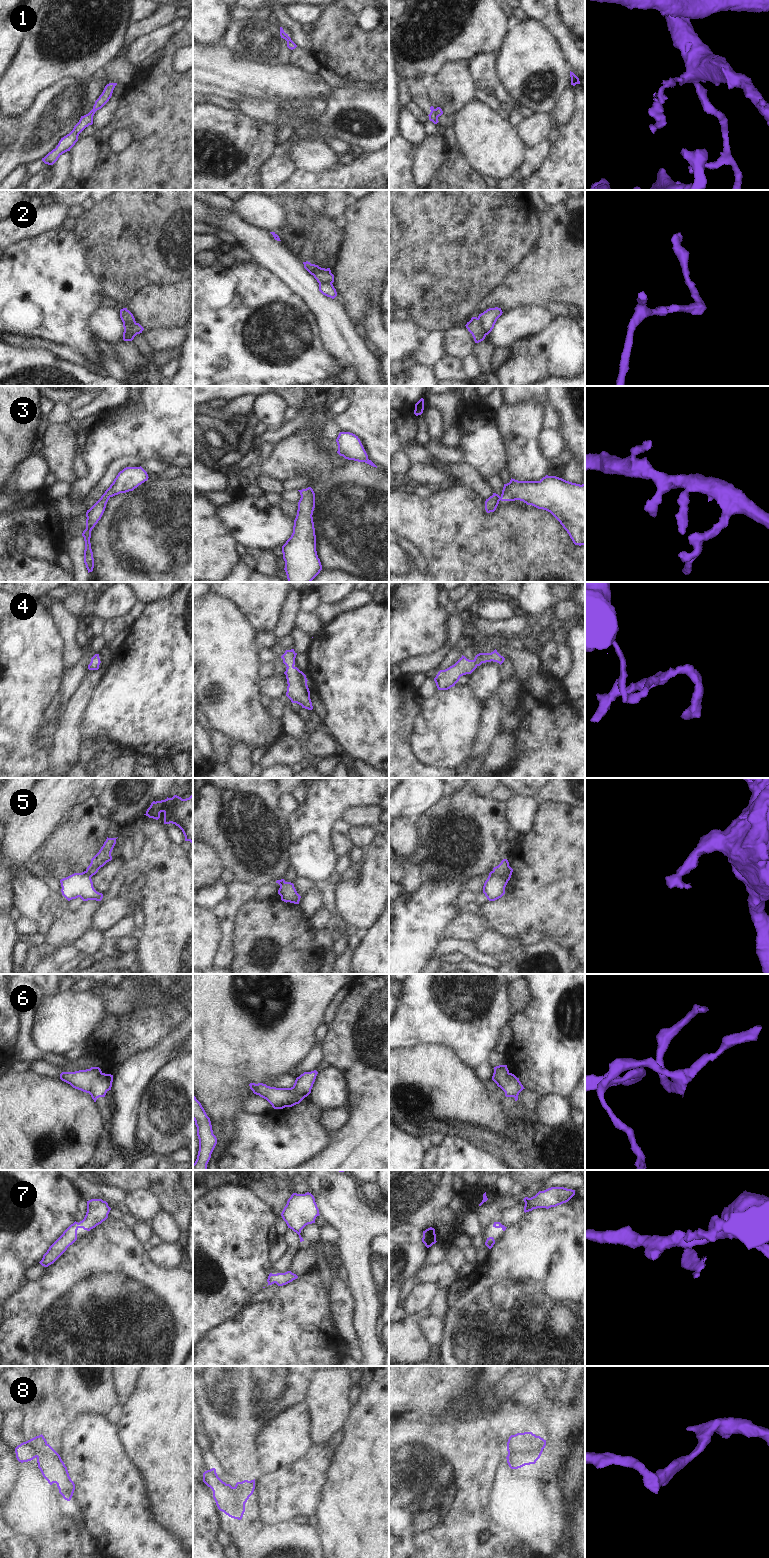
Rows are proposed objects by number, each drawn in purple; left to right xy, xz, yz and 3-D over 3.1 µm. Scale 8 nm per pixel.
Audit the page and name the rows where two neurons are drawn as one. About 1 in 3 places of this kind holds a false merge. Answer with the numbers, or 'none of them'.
1, 2, 5

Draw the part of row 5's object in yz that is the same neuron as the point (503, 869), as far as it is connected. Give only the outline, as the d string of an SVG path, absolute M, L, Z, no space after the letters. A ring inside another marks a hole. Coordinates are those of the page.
M503 859L498 866L493 868L493 872L502 876L505 879L510 880L513 869L509 866L508 860Z

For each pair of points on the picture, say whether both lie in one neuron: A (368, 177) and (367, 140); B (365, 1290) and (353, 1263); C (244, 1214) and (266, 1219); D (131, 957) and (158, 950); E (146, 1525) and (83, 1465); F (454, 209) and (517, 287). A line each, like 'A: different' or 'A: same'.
A: different
B: same
C: same
D: different
E: same
F: different

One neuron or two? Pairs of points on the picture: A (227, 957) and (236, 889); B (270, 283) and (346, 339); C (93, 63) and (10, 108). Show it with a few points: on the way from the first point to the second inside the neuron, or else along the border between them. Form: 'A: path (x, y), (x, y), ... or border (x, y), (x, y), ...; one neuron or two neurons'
A: path (228, 940), (229, 909), (231, 906); one neuron
B: border (300, 298), (314, 316), (321, 339); two neurons
C: path (72, 64), (66, 69), (49, 69), (31, 87); one neuron

